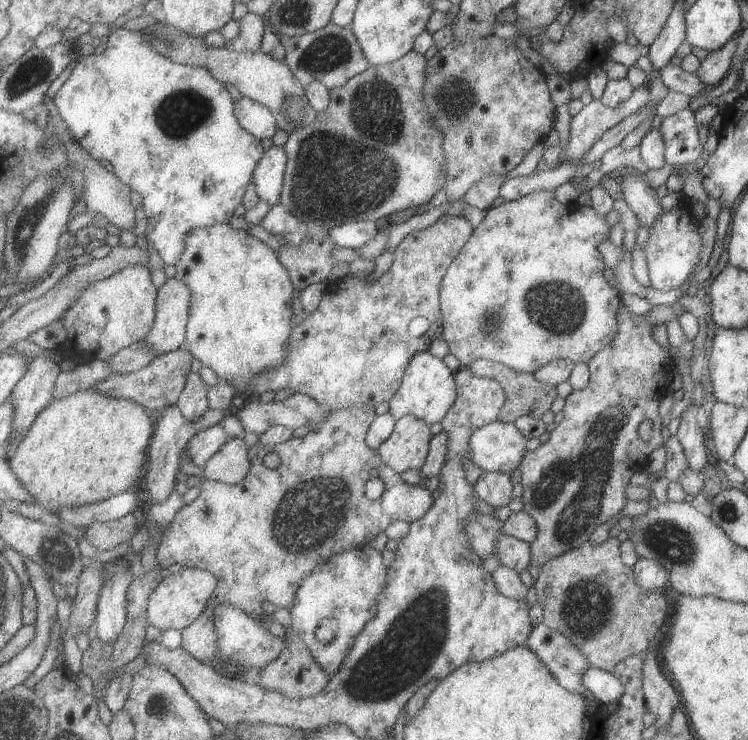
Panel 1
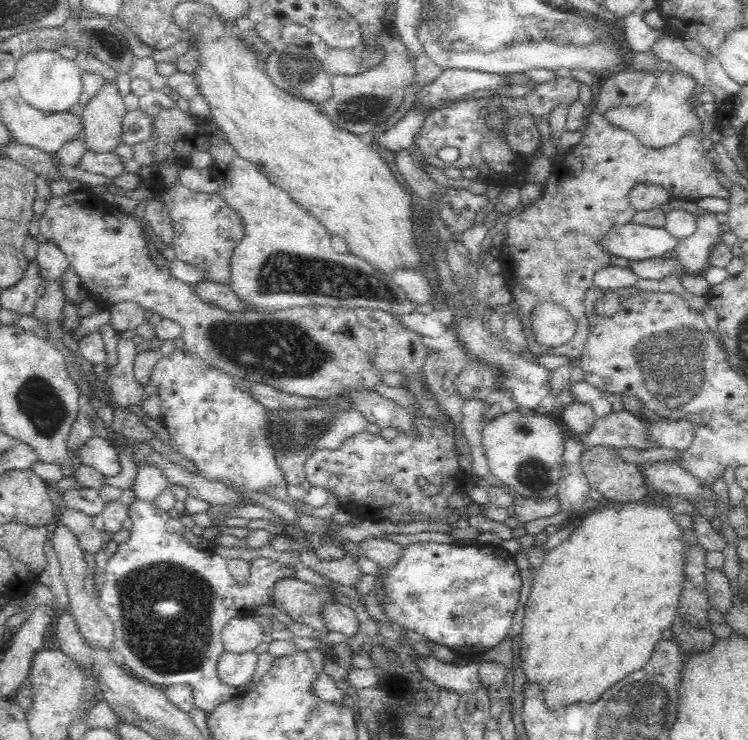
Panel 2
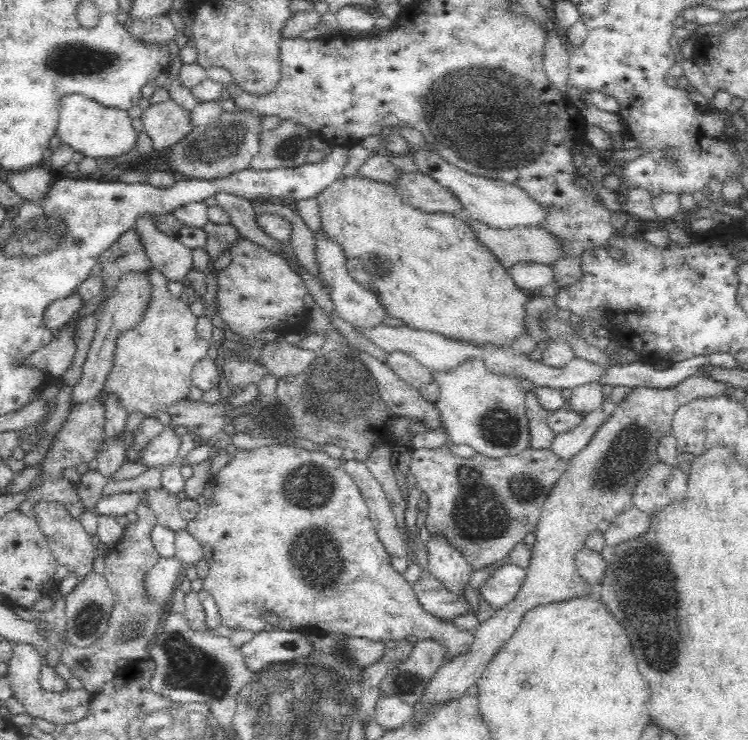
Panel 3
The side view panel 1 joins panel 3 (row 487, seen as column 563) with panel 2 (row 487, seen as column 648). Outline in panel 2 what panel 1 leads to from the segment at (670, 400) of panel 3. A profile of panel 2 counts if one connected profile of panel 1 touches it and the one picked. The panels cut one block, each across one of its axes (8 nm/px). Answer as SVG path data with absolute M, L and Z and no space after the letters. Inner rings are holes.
M600 445L586 448L579 463L590 488L602 494L609 503L634 503L647 499L650 488L644 481L640 467L622 461L616 451L610 450L610 447Z

